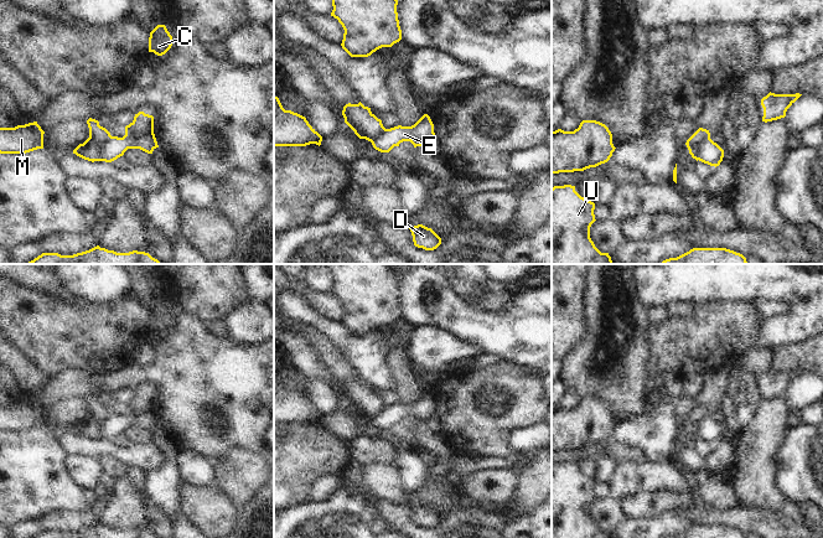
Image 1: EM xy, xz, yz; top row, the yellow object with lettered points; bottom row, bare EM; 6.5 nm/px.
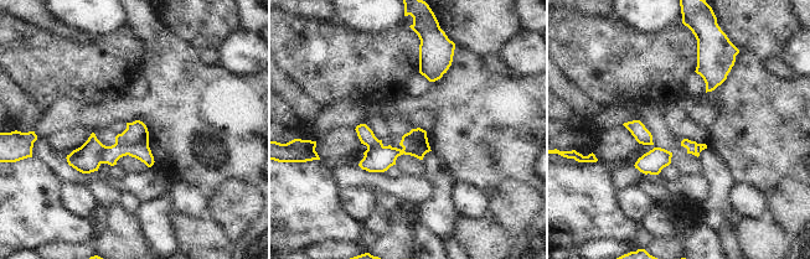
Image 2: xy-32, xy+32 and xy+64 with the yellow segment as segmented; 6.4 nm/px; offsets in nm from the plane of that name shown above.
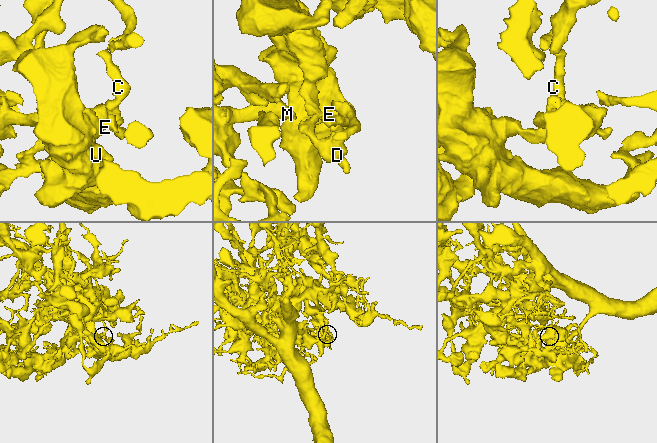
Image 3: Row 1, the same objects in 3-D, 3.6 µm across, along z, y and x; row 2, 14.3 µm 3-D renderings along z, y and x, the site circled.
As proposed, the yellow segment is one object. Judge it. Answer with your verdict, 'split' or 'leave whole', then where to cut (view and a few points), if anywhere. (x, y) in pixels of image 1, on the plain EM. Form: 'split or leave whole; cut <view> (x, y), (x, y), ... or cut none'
split; cut xy (110, 413), (102, 423), (99, 438)

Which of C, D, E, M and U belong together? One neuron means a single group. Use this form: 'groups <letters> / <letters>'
groups C D M U / E

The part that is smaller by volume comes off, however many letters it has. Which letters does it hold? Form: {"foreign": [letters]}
{"foreign": ["E"]}

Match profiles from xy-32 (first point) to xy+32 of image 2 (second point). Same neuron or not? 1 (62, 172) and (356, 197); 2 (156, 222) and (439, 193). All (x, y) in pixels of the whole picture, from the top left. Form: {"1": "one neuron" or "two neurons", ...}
{"1": "two neurons", "2": "one neuron"}

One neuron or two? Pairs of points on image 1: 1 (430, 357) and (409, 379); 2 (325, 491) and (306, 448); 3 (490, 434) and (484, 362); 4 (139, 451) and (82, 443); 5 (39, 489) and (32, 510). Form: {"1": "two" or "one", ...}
{"1": "two", "2": "two", "3": "two", "4": "one", "5": "one"}

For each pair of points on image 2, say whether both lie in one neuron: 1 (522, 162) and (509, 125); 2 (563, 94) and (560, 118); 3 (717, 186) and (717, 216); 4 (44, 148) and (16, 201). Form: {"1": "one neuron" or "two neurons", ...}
{"1": "one neuron", "2": "two neurons", "3": "one neuron", "4": "two neurons"}

